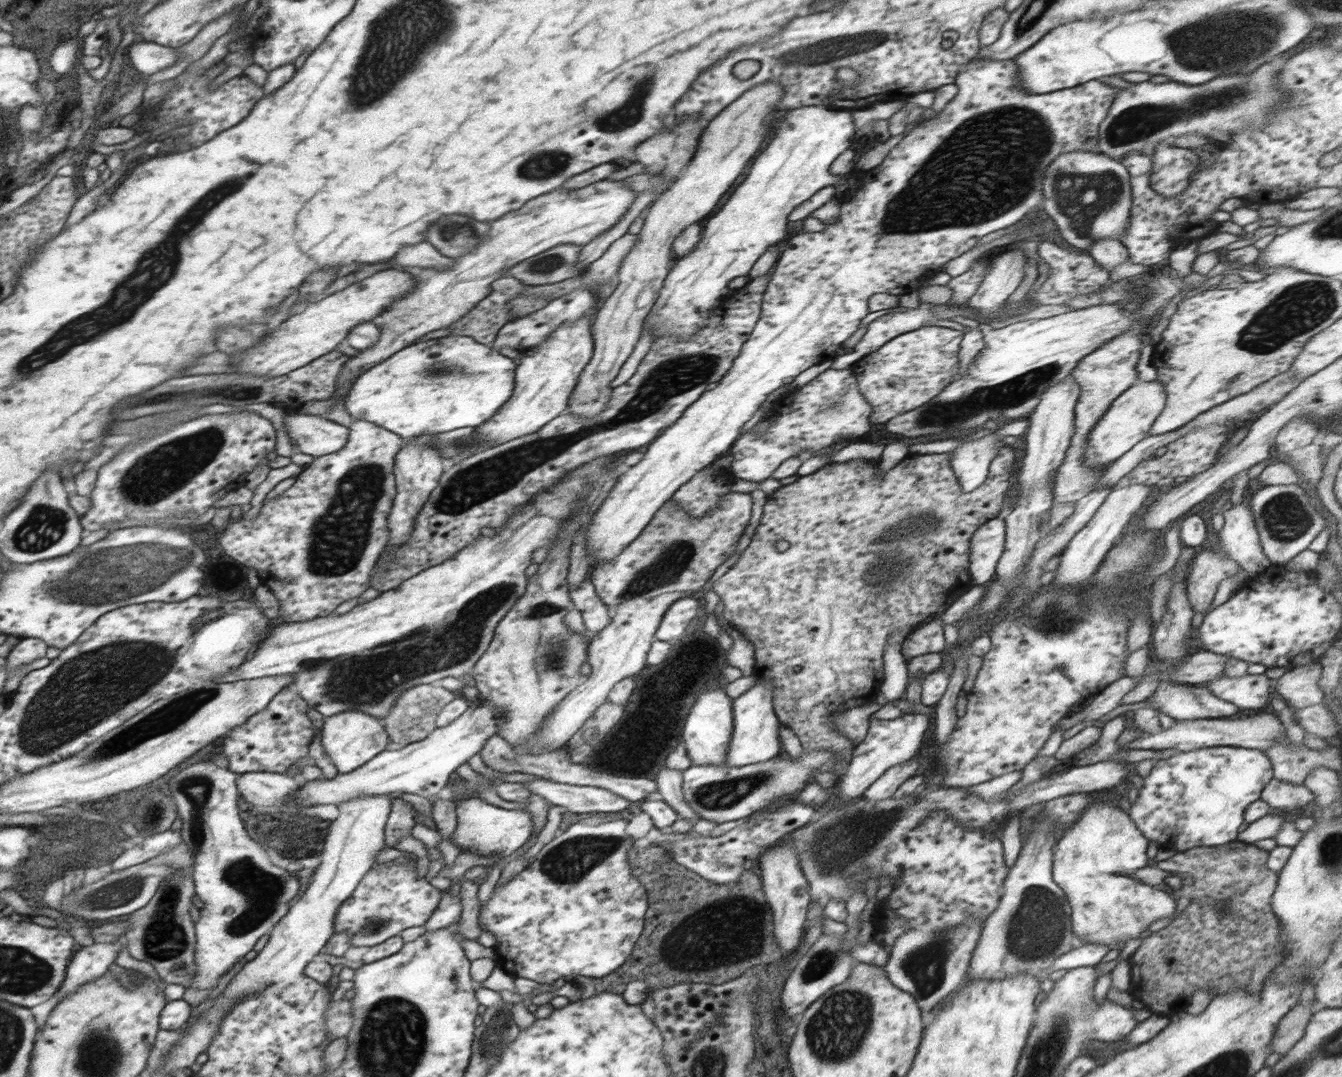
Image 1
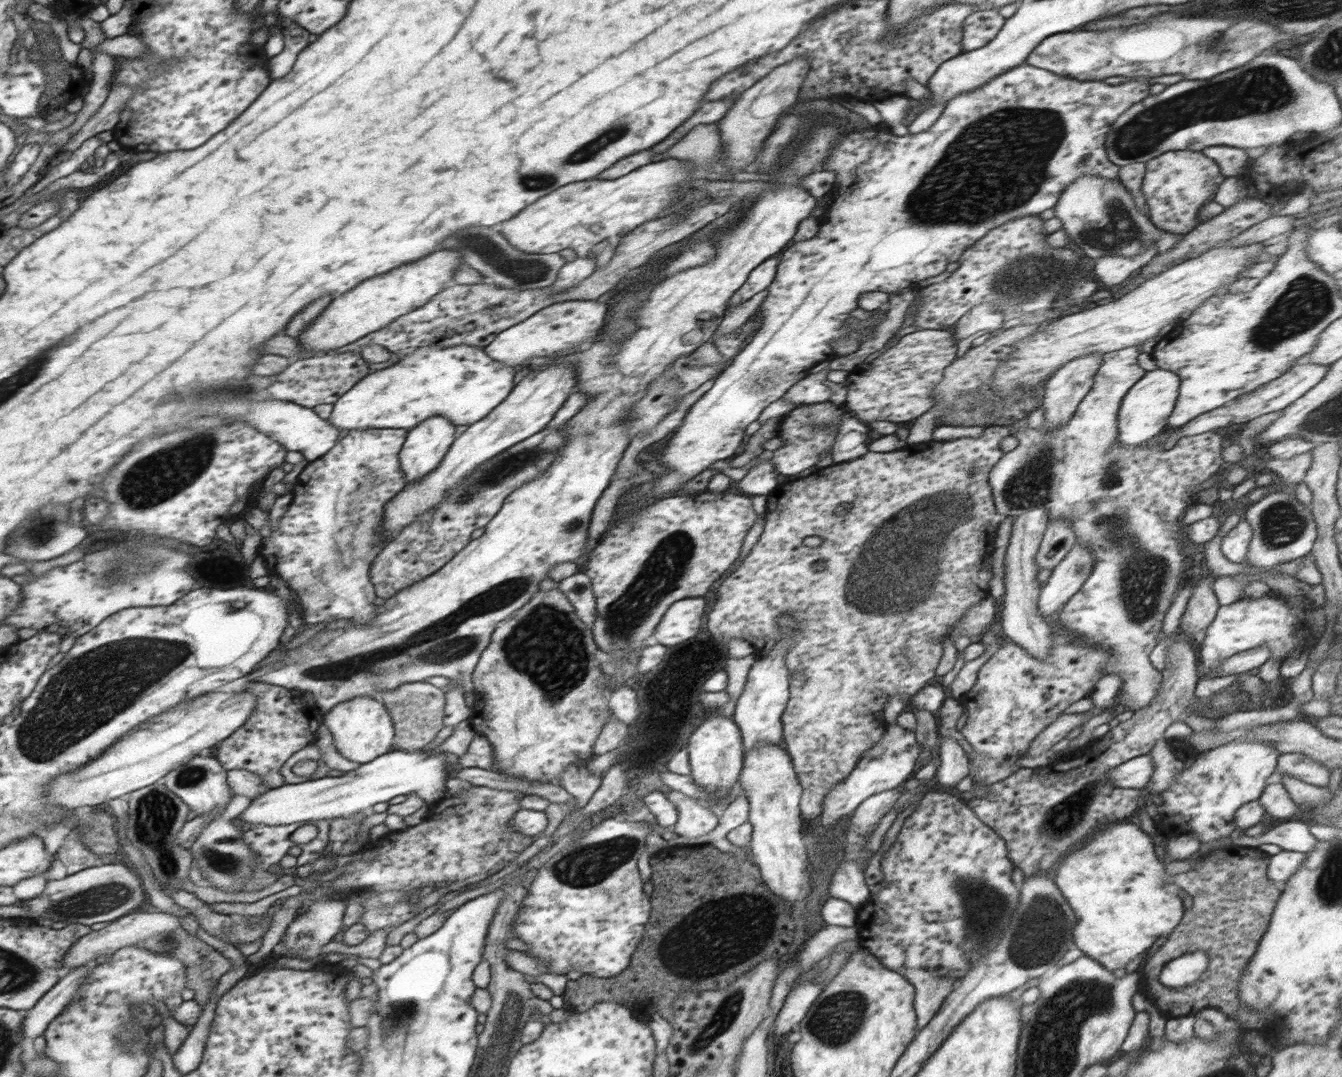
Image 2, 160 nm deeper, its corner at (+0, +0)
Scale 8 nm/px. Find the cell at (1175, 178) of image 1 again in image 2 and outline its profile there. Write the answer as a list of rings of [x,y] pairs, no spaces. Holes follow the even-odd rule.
[[[1190,150],[1165,152],[1145,163],[1145,169],[1141,191],[1150,208],[1148,216],[1160,233],[1189,233],[1196,225],[1200,206],[1208,200],[1212,201],[1218,186],[1227,179],[1220,174],[1218,164],[1202,152]]]

